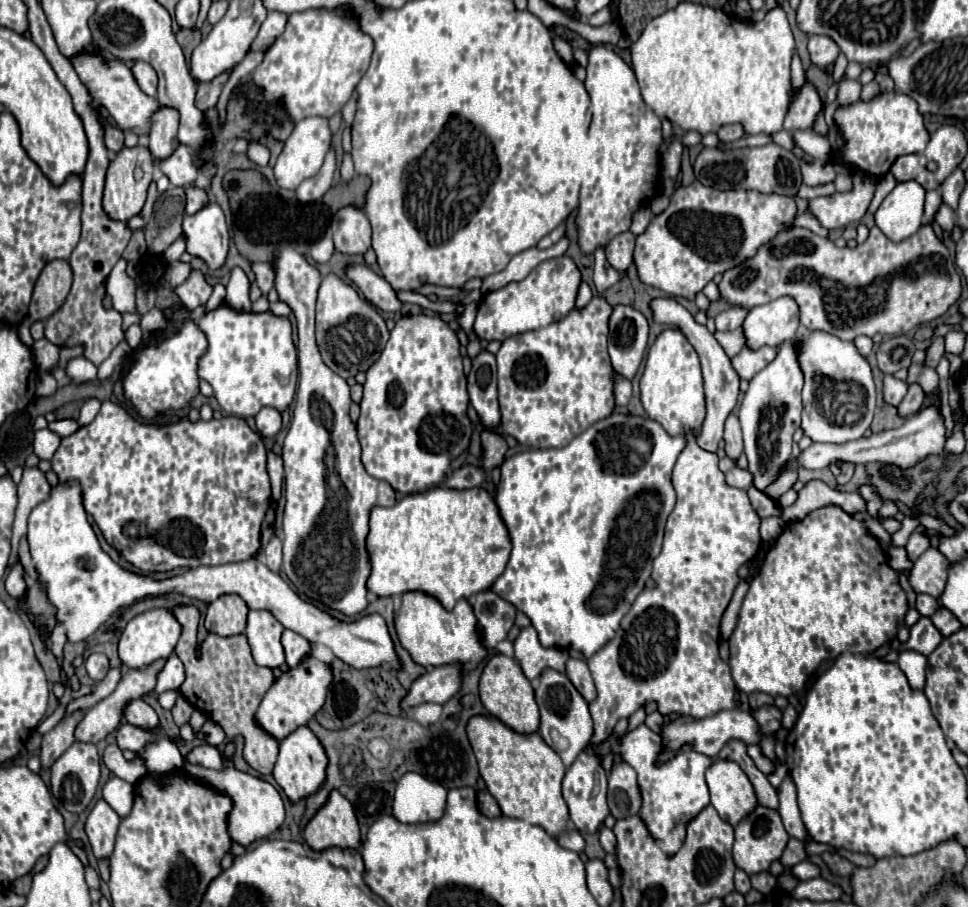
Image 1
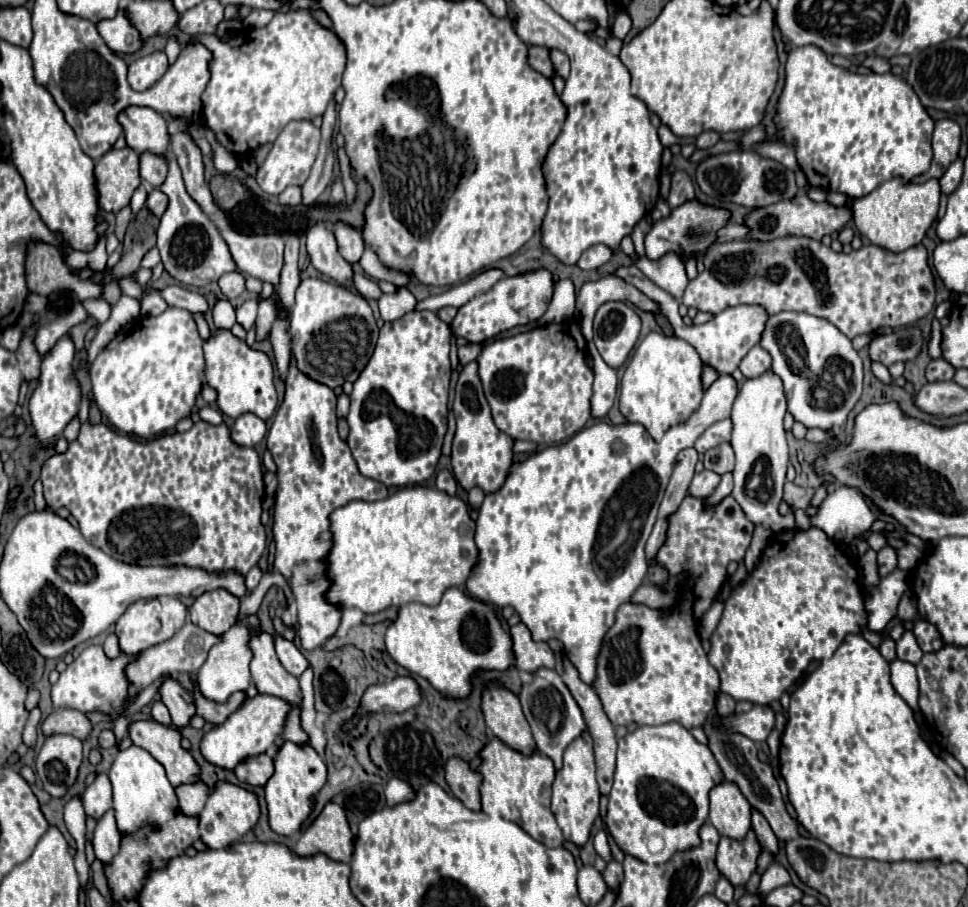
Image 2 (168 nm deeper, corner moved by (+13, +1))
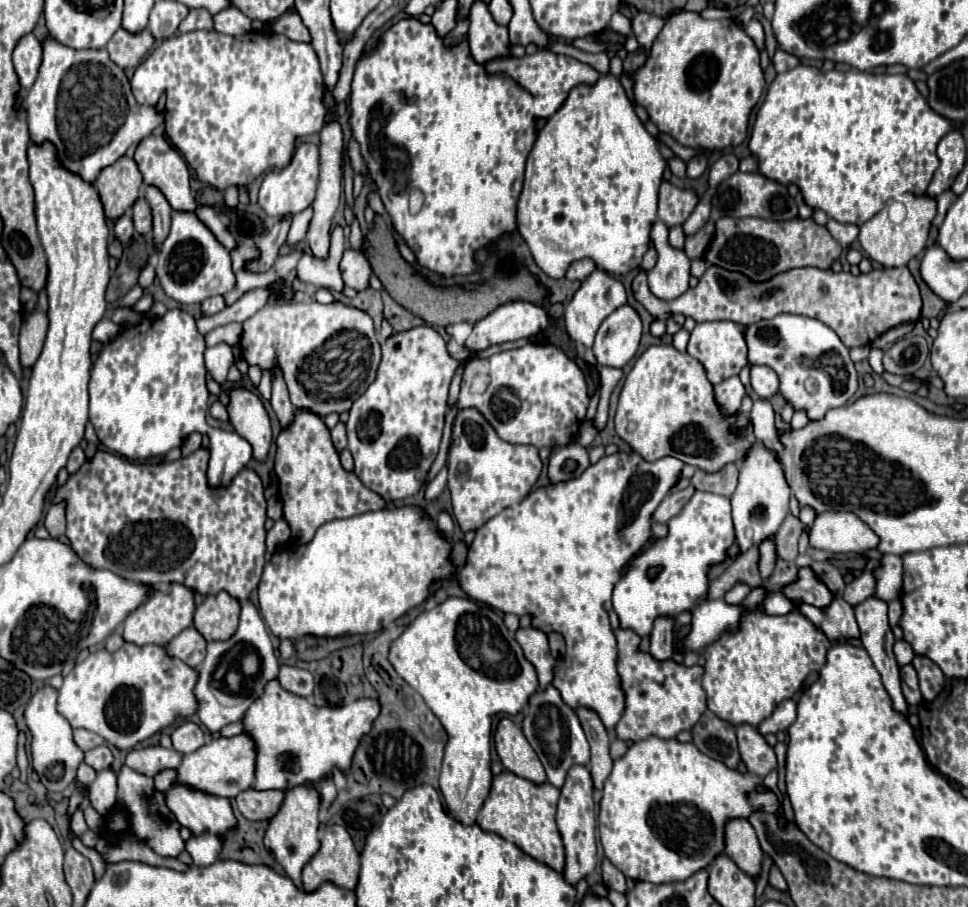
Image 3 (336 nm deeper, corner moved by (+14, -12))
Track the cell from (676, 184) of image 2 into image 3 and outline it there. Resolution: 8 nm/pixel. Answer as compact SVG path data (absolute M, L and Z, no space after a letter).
M710 265L694 289L688 289L672 301L662 301L650 293L644 271L640 271L640 275L634 279L632 289L636 301L640 301L656 319L668 319L676 313L682 313L692 317L696 323L736 321L750 325L780 313L794 313L826 323L830 329L834 329L846 347L870 345L888 329L908 321L918 321L922 313L920 291L908 267L874 269L860 275L844 271L834 273L832 269L790 269L770 279L768 283L752 283L746 281L742 273L730 273Z

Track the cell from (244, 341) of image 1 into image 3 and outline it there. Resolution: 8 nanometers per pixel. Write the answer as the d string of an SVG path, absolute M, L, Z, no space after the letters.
M242 387L234 389L230 393L228 413L236 433L252 445L252 457L256 461L266 461L272 445L272 429L260 397Z

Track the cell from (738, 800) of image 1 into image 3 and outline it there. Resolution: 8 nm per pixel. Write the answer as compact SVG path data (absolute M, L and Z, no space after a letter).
M734 819L726 825L726 855L752 879L762 873L762 849L754 827L746 819Z

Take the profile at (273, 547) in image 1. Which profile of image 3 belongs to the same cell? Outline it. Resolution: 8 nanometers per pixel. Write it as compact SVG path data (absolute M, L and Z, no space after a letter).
M244 601L238 631L226 641L210 641L206 647L206 659L202 667L198 667L200 679L194 693L200 701L198 717L202 725L210 733L218 733L222 727L240 721L246 709L262 697L266 683L278 677L278 669L268 629L258 609L250 601Z

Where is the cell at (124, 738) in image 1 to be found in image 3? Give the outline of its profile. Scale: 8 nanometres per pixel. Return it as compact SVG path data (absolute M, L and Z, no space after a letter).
M100 745L96 749L90 749L84 755L84 763L90 765L92 769L96 769L96 771L108 769L112 765L112 751L106 745Z

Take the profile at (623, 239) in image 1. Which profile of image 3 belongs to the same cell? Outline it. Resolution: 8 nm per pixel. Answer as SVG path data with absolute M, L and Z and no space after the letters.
M580 259L580 261L574 261L572 265L570 265L570 269L566 271L566 279L570 279L570 281L582 281L582 279L586 279L592 271L596 269L596 263L594 261L590 261L590 259Z

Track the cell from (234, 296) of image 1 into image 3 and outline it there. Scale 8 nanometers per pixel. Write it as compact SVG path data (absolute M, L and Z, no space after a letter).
M218 343L204 351L206 373L212 375L212 379L218 383L226 381L226 375L228 375L228 369L232 367L232 363L234 363L234 353L232 353L230 345L226 345L226 343Z

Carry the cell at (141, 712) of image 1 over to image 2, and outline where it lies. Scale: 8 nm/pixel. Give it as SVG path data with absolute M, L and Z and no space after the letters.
M137 720L129 726L133 744L145 748L165 766L171 786L199 780L199 766L187 750L183 750L183 734L179 728L163 726L155 720Z

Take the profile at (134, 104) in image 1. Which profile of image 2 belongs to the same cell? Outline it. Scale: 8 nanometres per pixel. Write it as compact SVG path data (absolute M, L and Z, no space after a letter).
M129 106L119 112L119 124L123 126L123 134L127 146L135 152L155 152L167 154L169 148L169 134L167 134L167 120L147 106Z

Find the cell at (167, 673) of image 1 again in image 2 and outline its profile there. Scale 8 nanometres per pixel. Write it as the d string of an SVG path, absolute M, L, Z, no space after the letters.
M167 674L161 688L159 688L163 704L169 708L169 714L173 718L173 726L187 726L189 718L195 714L195 704L189 696L189 692L171 676Z

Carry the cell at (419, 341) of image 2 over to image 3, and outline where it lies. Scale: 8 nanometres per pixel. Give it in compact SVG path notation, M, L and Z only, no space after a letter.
M422 325L410 331L398 333L394 341L386 339L382 345L382 361L378 367L376 381L366 389L366 393L354 401L350 409L350 419L346 423L348 431L348 449L354 457L354 473L358 479L374 493L378 493L386 501L406 499L420 491L424 485L426 473L434 463L442 439L444 415L446 415L446 397L452 375L460 361L452 359L446 351L446 341L432 327Z

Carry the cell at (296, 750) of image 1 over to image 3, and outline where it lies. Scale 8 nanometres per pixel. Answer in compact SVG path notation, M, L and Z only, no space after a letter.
M302 785L302 789L290 789L290 793L286 793L282 809L278 811L276 817L270 819L270 827L264 837L266 849L284 867L286 875L294 881L296 887L302 887L302 869L320 849L318 809L320 809L318 789L310 789L310 785Z

